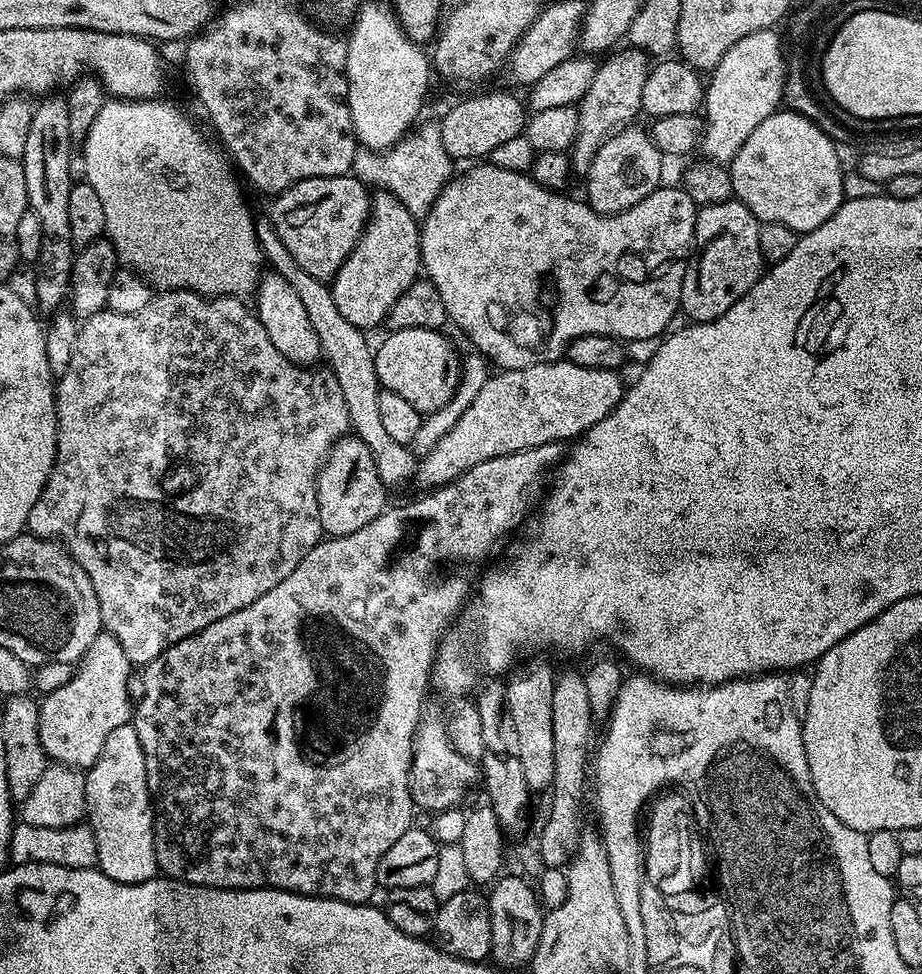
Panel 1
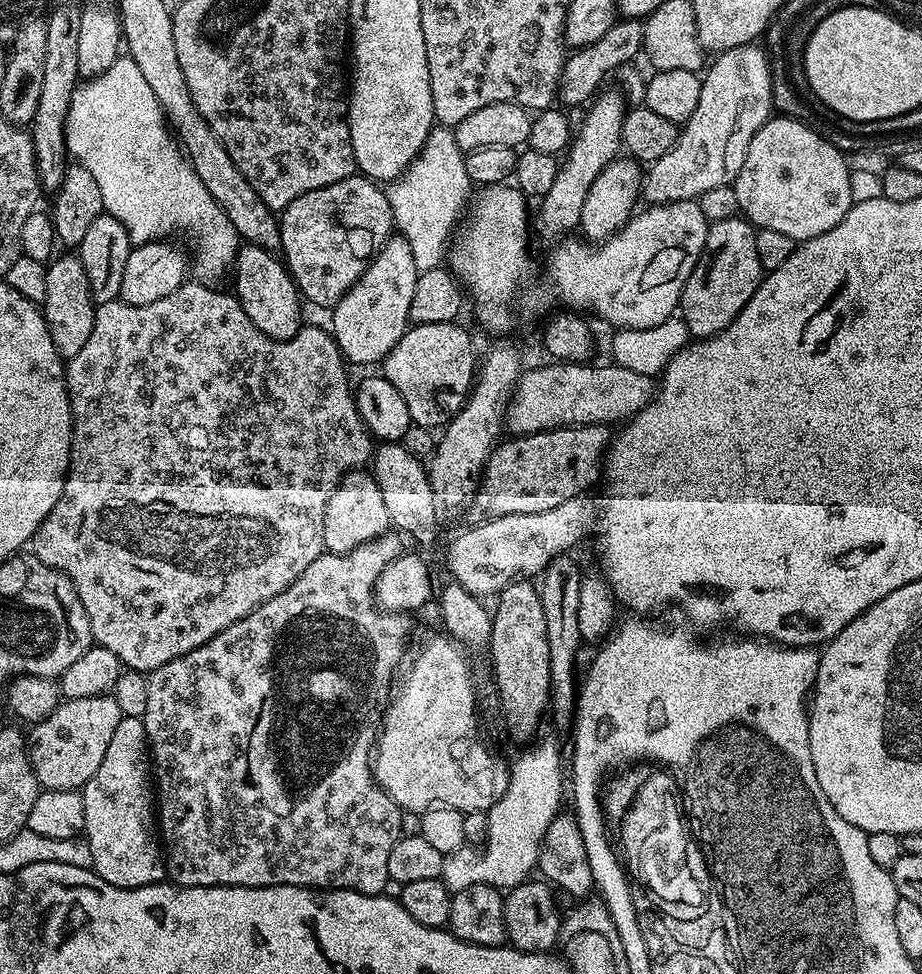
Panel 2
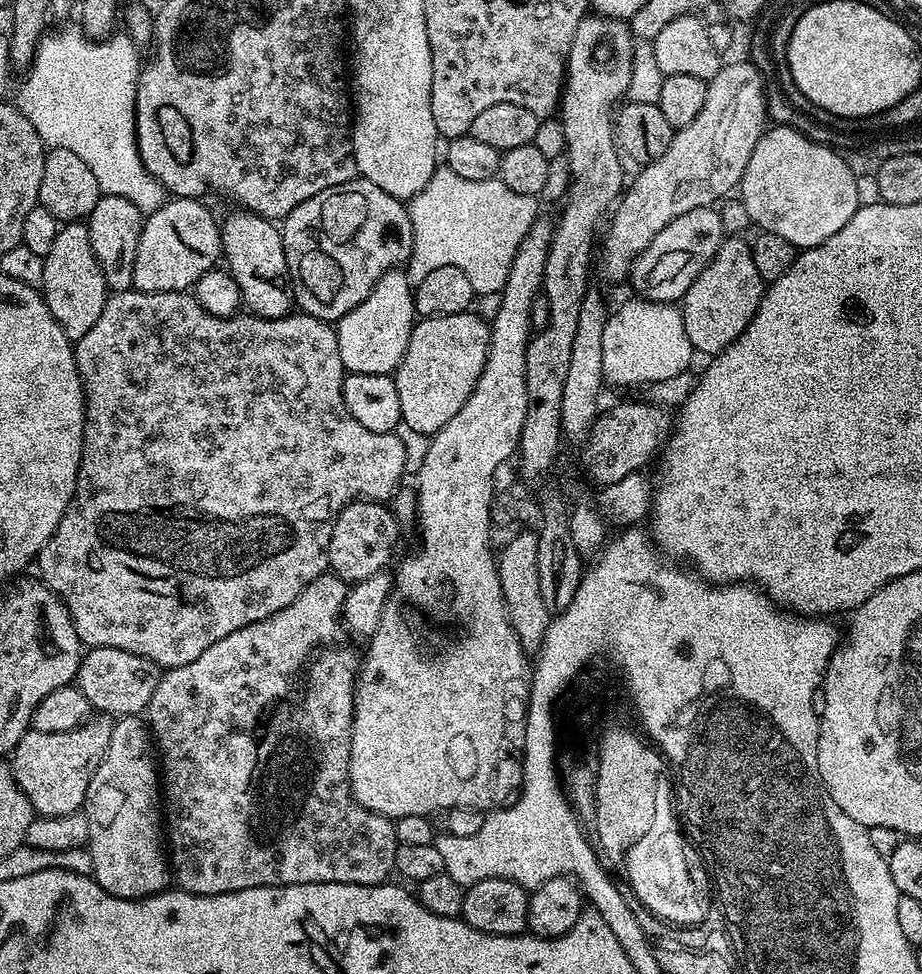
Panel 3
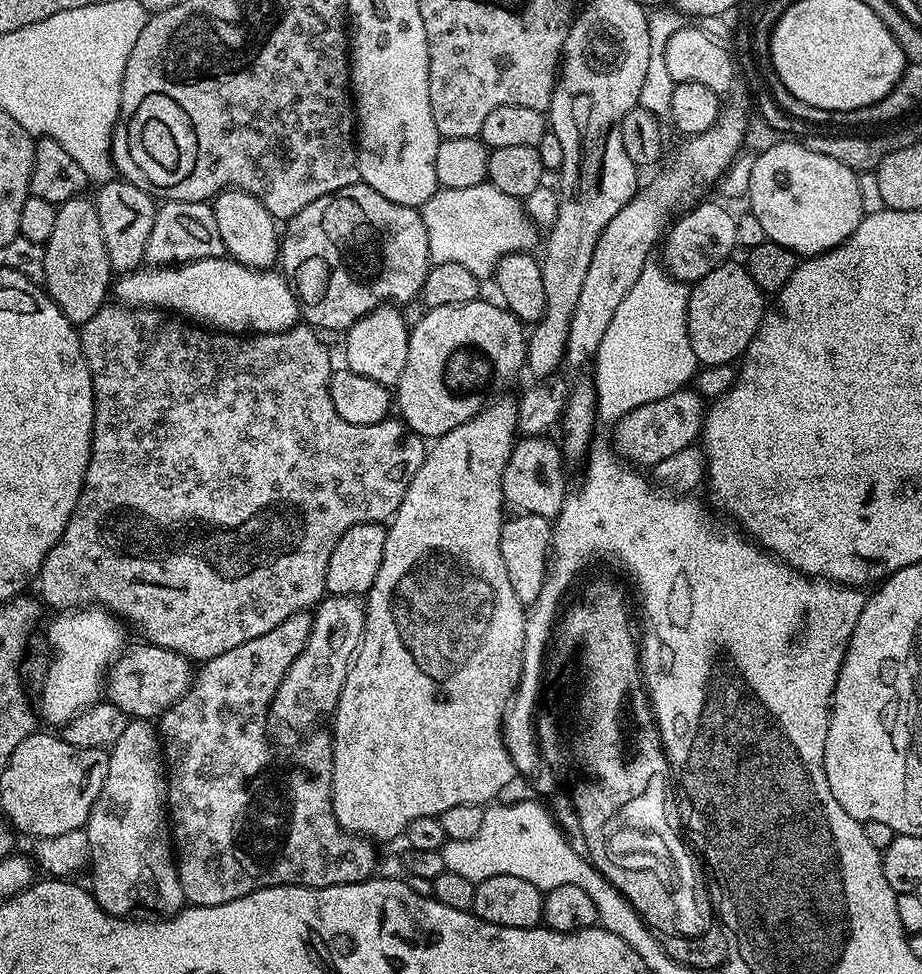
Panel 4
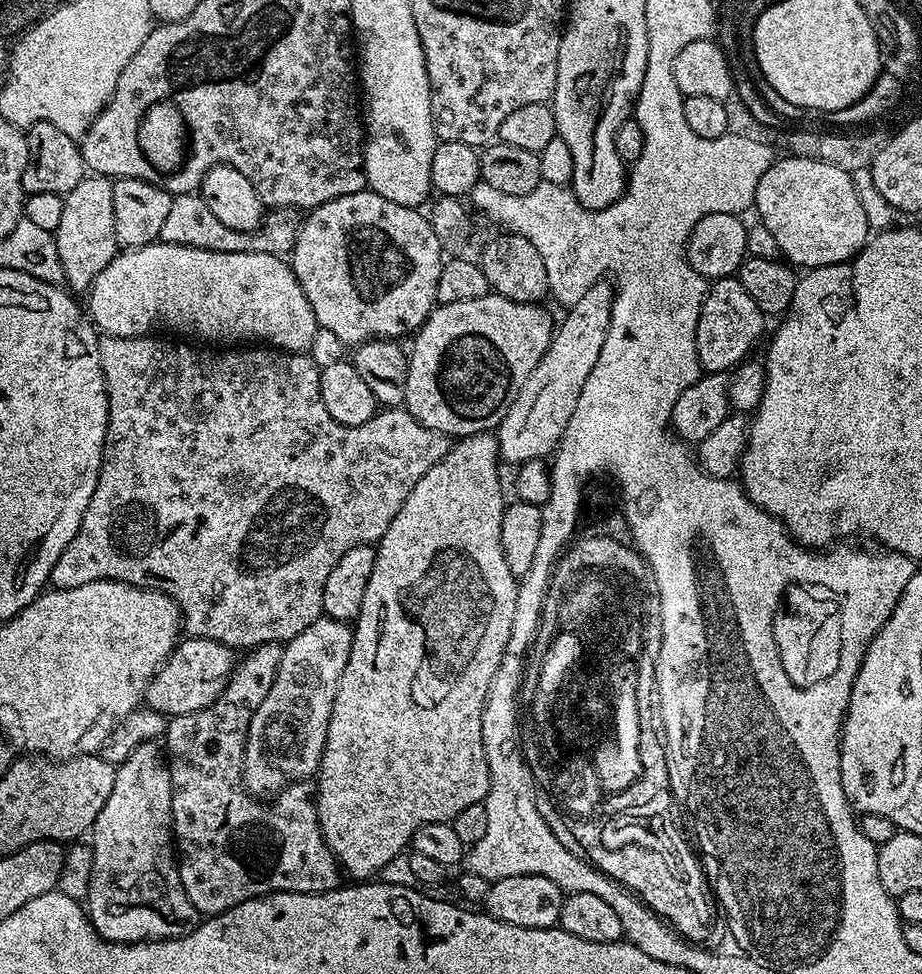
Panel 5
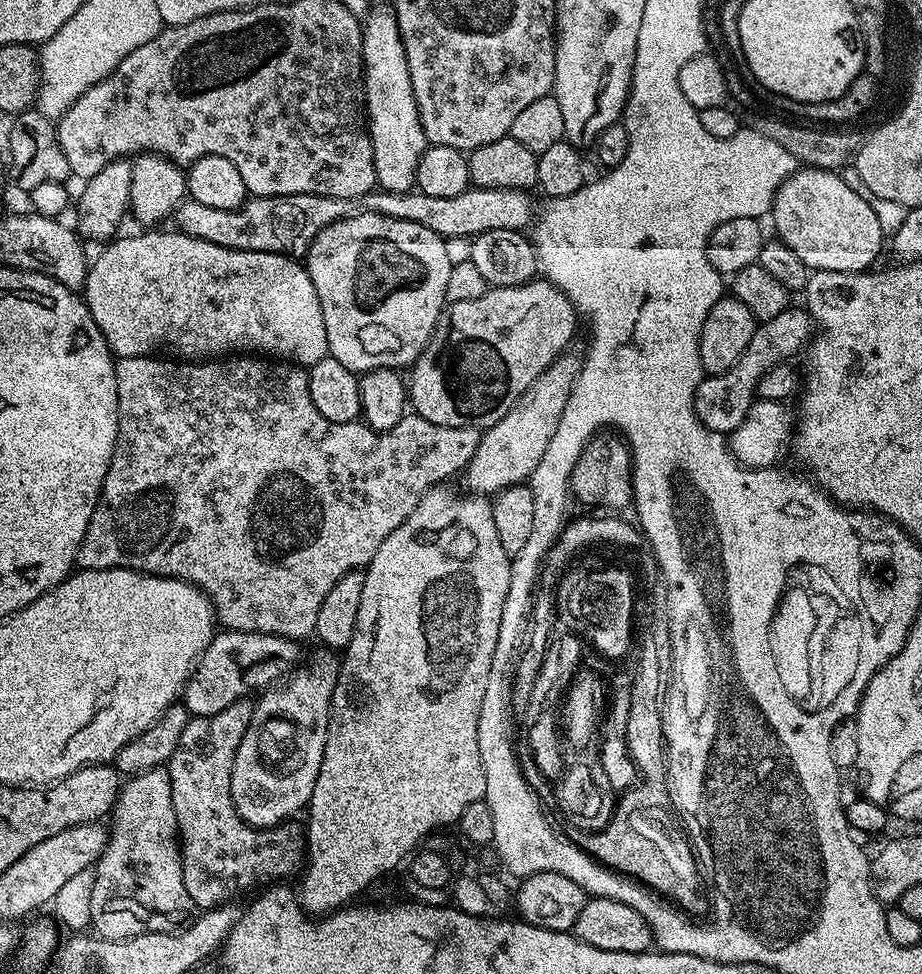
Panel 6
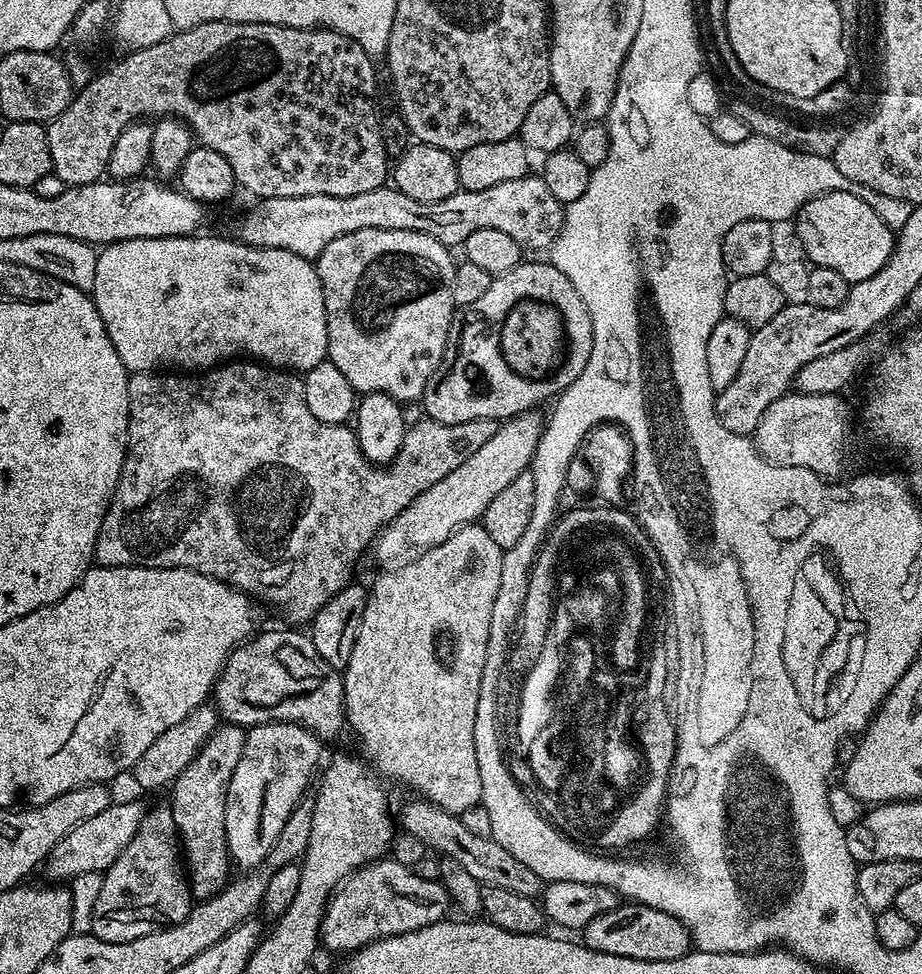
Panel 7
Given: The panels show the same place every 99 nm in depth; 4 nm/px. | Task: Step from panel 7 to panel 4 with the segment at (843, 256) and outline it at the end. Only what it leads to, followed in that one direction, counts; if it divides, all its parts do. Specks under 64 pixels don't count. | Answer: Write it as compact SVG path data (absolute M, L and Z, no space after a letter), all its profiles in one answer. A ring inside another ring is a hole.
M792 138L777 139L752 161L746 193L747 207L762 222L767 239L807 258L828 252L844 243L866 213L862 206L860 178L842 162L810 150L807 143Z

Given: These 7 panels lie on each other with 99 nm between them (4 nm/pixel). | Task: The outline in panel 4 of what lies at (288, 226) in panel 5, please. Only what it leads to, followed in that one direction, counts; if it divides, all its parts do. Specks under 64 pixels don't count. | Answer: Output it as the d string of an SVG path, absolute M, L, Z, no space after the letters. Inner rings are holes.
M180 200L164 202L156 209L154 230L146 242L145 261L152 266L189 264L191 260L219 260L225 255L218 222L214 222L211 203L183 204Z

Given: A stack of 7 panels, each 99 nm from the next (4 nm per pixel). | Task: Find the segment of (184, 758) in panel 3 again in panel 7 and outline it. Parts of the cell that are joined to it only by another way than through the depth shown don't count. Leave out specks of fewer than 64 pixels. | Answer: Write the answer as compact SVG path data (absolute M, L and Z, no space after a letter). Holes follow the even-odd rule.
M221 723L216 733L198 750L194 762L178 774L170 786L170 807L174 814L182 856L186 861L186 879L197 901L210 900L230 880L230 857L226 842L226 794L234 766L242 758L247 731L238 724Z

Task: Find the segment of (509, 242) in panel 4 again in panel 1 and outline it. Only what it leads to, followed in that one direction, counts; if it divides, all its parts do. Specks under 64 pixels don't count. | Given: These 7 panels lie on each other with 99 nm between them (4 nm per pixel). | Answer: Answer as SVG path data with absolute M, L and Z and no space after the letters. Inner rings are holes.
M435 119L417 123L393 148L382 152L361 147L352 163L351 175L375 189L393 192L406 206L406 210L417 218L427 216L434 206L438 194L448 185L454 175L454 161L442 146L442 130Z

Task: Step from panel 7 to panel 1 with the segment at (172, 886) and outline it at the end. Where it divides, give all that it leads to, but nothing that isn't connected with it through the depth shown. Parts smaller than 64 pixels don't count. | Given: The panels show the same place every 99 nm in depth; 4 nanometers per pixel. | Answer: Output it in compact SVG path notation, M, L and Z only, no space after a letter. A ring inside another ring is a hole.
M132 723L106 734L102 754L86 770L86 823L96 843L96 864L114 882L137 884L157 879L154 809L146 778L146 760Z

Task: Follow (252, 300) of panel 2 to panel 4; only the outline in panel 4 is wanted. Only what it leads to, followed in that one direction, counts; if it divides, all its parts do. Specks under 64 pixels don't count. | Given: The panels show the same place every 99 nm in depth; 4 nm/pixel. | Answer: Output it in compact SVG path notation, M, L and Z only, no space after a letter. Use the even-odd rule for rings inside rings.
M230 188L220 192L211 201L214 222L218 222L218 234L222 234L224 251L231 259L247 268L271 269L280 254L281 233L276 232L278 221L275 216L250 194L240 188Z

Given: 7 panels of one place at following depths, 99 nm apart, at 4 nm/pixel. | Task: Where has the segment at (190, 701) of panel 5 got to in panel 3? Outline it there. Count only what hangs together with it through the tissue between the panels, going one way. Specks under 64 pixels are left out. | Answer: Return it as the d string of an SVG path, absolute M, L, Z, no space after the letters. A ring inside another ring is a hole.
M88 648L81 655L74 684L86 694L89 709L97 708L97 713L105 717L140 716L147 709L161 675L161 669L138 654L117 648Z

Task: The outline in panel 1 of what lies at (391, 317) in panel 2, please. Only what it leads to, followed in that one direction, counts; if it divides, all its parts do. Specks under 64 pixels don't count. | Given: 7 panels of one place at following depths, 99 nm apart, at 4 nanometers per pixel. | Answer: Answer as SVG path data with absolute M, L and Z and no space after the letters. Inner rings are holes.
M377 191L370 200L364 233L346 262L342 262L338 274L330 281L334 306L338 306L342 318L355 328L376 328L387 321L388 312L405 290L412 287L421 272L420 224L417 217L412 216L402 202L398 202L393 192Z

